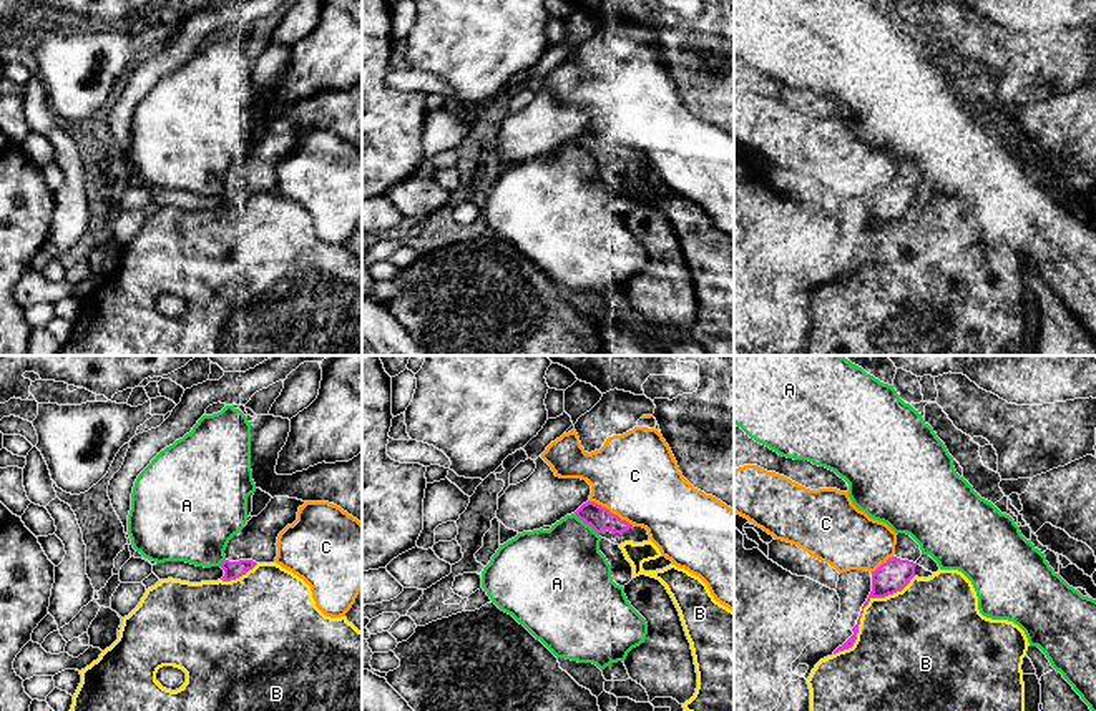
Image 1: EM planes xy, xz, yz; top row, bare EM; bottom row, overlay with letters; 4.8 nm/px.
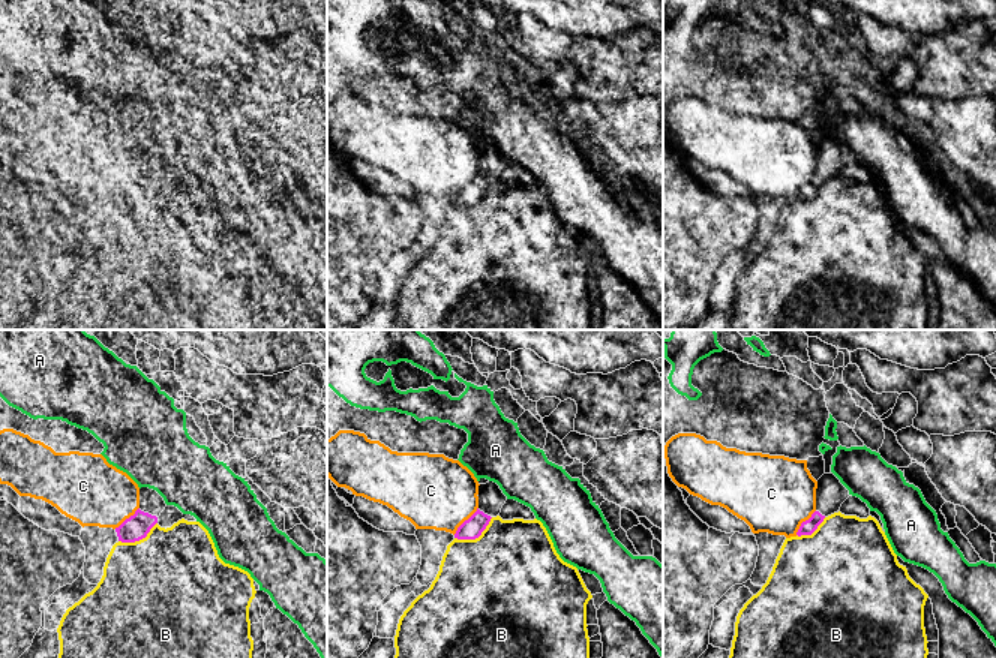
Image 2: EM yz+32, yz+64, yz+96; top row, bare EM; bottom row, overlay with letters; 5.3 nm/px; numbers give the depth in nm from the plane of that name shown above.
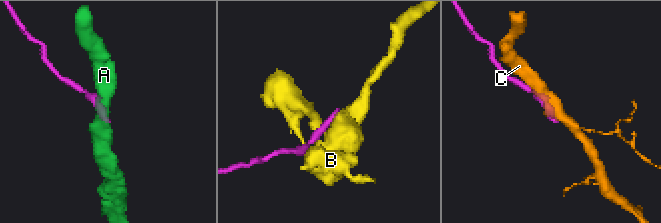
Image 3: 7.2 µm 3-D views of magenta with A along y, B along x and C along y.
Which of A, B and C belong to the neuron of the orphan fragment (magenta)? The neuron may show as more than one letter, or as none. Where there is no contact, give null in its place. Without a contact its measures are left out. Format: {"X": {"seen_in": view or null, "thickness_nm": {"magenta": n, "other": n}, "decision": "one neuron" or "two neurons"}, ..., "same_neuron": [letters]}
{"A": {"seen_in": "xz", "thickness_nm": {"magenta": 120, "other": 400}, "decision": "two neurons"}, "B": {"seen_in": "yz", "thickness_nm": {"magenta": 160, "other": 460}, "decision": "two neurons"}, "C": {"seen_in": "xz", "thickness_nm": {"magenta": 120, "other": 420}, "decision": "two neurons"}, "same_neuron": []}

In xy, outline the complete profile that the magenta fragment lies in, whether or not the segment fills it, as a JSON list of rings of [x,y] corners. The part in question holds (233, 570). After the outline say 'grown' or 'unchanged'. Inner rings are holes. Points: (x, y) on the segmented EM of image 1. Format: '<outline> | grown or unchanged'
[[[289,497],[271,498],[267,507],[229,540],[224,550],[226,560],[221,563],[224,570],[221,580],[236,580],[257,563],[276,563],[277,537],[297,520],[297,512],[304,503]]] | grown

